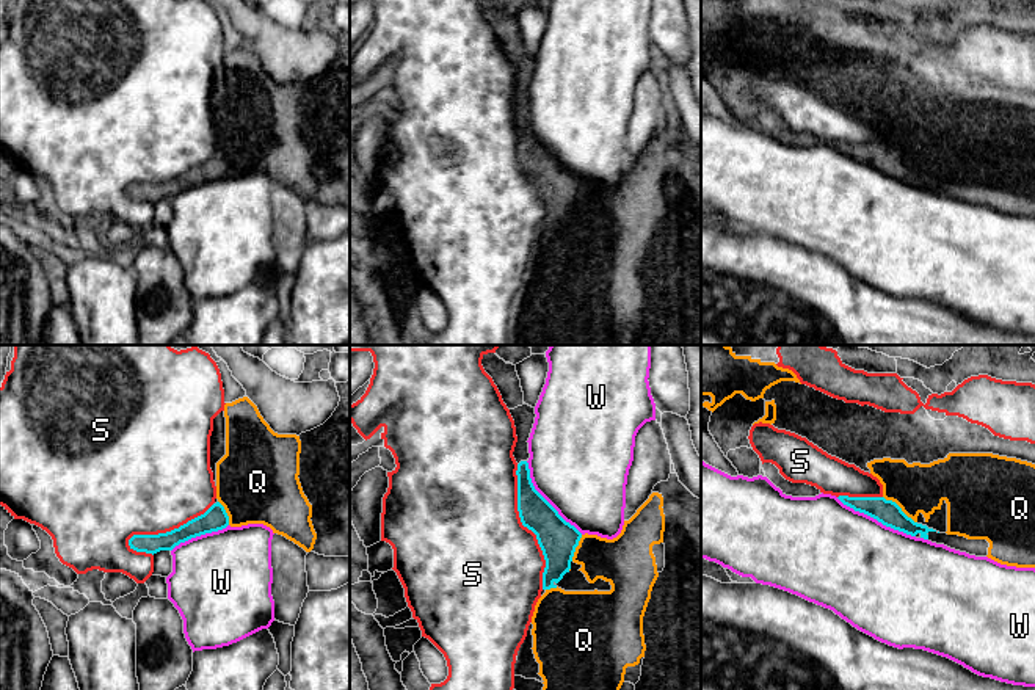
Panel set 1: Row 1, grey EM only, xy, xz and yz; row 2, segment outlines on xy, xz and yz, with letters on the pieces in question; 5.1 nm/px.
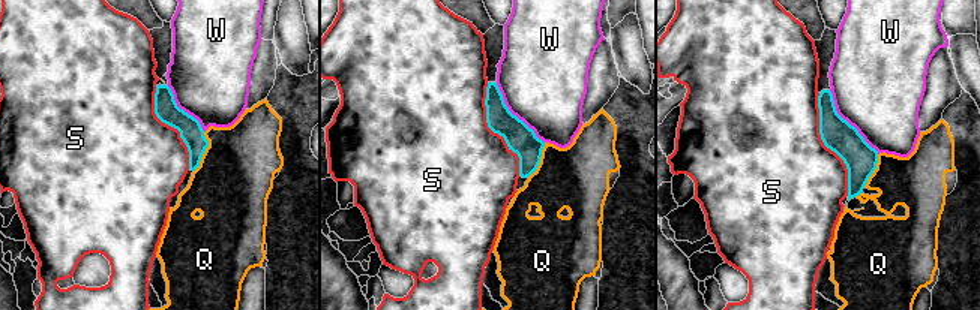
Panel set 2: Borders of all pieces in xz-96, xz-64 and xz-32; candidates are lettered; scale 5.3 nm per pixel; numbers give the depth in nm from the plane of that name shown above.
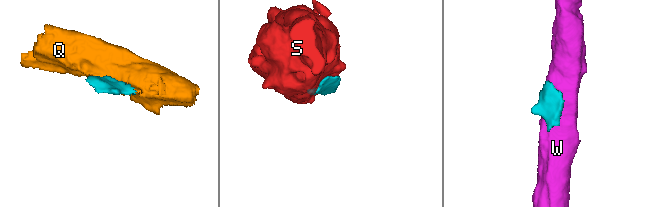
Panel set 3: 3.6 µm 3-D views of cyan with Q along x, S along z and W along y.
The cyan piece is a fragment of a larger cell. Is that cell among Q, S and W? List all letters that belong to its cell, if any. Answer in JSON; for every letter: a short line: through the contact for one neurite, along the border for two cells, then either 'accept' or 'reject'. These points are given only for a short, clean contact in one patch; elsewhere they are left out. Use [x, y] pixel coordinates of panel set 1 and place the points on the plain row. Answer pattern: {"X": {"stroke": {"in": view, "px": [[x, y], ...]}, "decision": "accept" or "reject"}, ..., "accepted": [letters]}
{"Q": {"decision": "accept"}, "S": {"decision": "reject"}, "W": {"decision": "reject"}, "accepted": ["Q"]}

